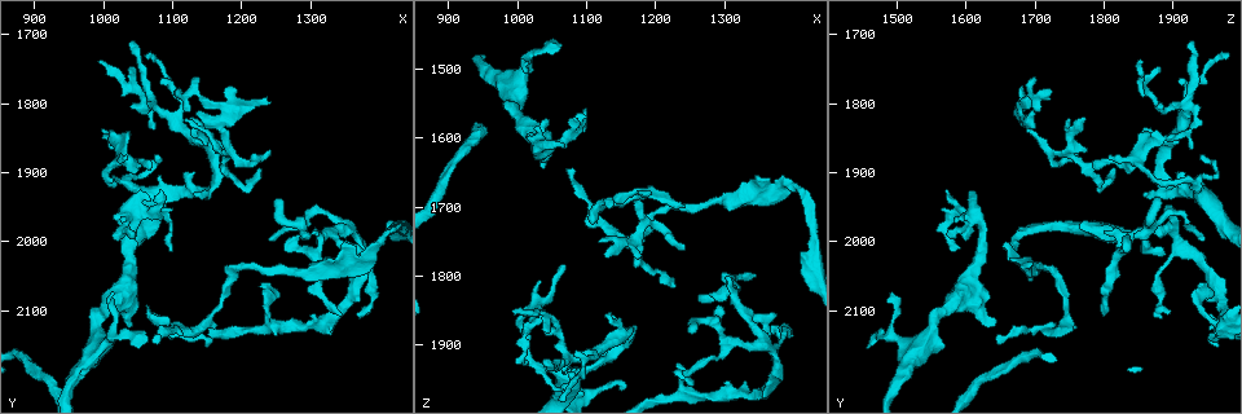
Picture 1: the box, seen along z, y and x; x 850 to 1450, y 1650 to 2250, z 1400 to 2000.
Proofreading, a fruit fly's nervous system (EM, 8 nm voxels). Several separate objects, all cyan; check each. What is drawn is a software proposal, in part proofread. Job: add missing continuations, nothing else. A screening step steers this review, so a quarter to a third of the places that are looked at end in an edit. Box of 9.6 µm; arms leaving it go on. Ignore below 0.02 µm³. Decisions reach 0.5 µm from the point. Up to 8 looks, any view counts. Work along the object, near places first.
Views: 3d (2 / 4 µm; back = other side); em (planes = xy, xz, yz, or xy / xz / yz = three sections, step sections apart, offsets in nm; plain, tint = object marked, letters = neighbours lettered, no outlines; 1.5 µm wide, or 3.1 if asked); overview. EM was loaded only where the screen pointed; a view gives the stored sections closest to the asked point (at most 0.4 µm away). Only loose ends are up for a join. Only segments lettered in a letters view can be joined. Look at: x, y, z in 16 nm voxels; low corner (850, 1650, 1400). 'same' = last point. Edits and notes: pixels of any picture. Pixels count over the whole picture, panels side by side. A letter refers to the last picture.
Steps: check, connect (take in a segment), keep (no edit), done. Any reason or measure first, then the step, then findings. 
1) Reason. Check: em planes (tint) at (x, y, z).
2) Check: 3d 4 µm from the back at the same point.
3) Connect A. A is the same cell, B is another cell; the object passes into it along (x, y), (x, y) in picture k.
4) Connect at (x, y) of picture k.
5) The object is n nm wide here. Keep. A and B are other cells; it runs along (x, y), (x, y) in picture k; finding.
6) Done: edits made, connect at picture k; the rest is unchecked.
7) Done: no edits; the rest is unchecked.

Branch stops here. Check: 3d 2 µm at (1040, 2110, 1645).

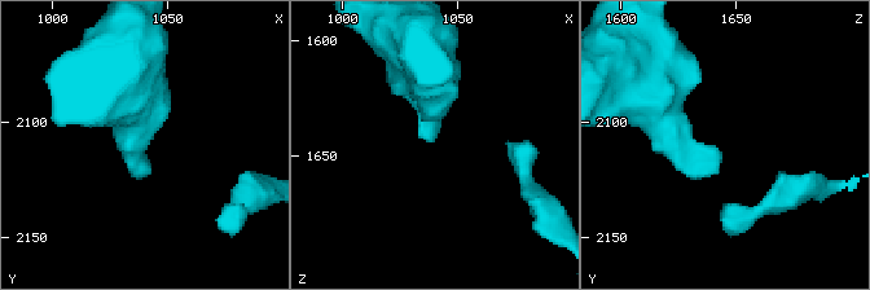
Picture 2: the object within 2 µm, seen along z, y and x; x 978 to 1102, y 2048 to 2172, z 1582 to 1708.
Check: em planes (letters) at (1037, 2113, 1644).

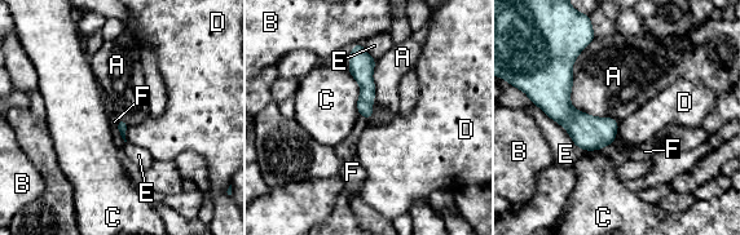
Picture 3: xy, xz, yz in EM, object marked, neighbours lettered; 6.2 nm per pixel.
The longest contact is with A, 550 nm. Keep. A, B, C, D, E and F are other cells; it runs along (568, 61), (562, 109), (598, 146) in picture 3; none of them fits.

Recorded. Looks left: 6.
Tapers out. Check: em xy step 8 (letters) at (1145, 2150, 1970).

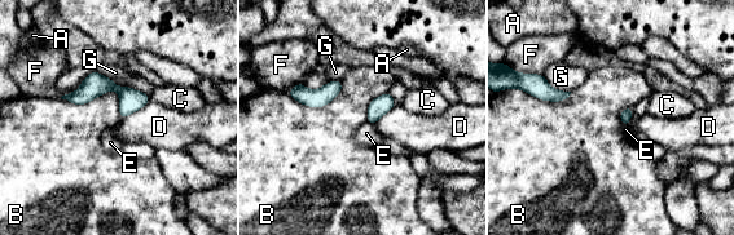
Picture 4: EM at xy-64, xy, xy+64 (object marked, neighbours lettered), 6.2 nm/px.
Check: em planes (letters) at the same point.

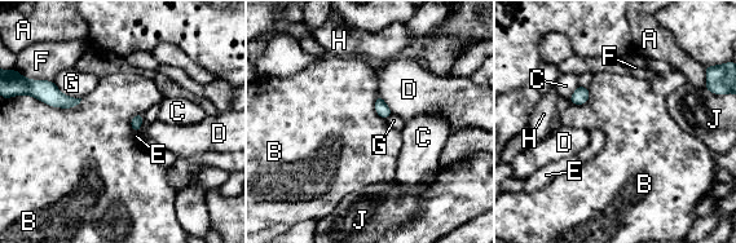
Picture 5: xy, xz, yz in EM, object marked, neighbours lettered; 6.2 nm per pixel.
Keep. A, B, C, D, E, F, G, H and J are other cells; no lettered segment goes on from it.

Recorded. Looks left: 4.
Branch stops here. Check: em xy step 8 (tint) at (1015, 1870, 1925).

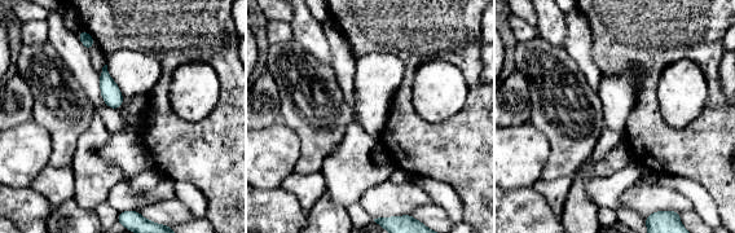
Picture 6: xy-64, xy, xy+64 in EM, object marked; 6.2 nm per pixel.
Check: em planes (letters) at the same point.

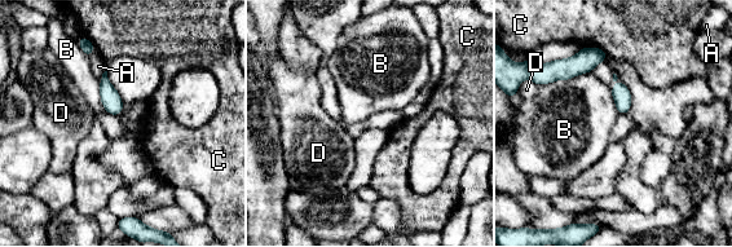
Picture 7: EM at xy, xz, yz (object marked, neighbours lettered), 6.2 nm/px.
The longest contact is with B, 340 nm. Keep. A, B, C and D are other cells; a border runs along (590, 71), (538, 85) in picture 7; none of them fits.

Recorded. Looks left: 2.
Done: no edits; the rest is unchecked.

